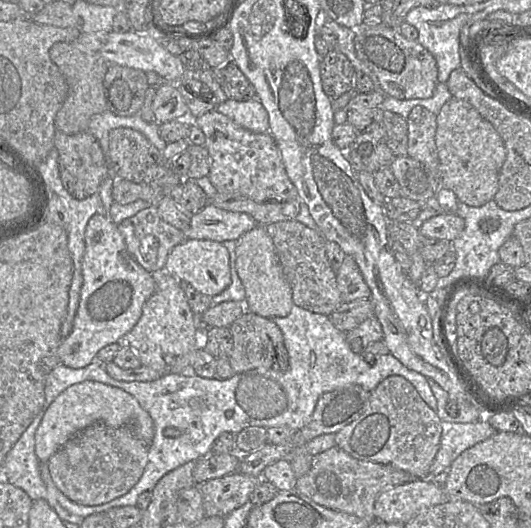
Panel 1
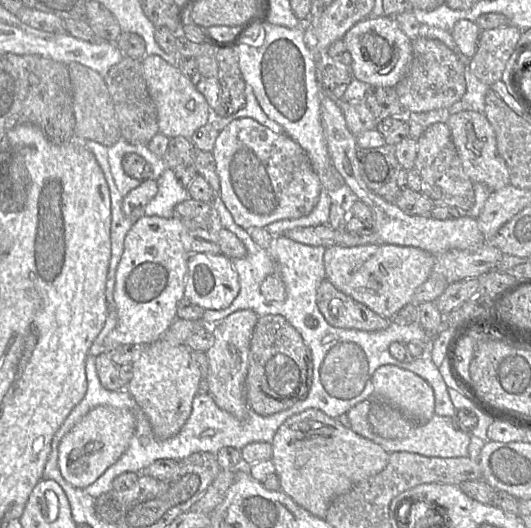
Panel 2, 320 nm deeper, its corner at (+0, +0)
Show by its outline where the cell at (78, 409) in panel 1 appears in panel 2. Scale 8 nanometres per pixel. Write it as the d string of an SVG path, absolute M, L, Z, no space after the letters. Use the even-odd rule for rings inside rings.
M104 405L92 409L64 435L60 442L58 467L63 478L80 489L93 484L126 451L135 427L135 416L127 409Z

